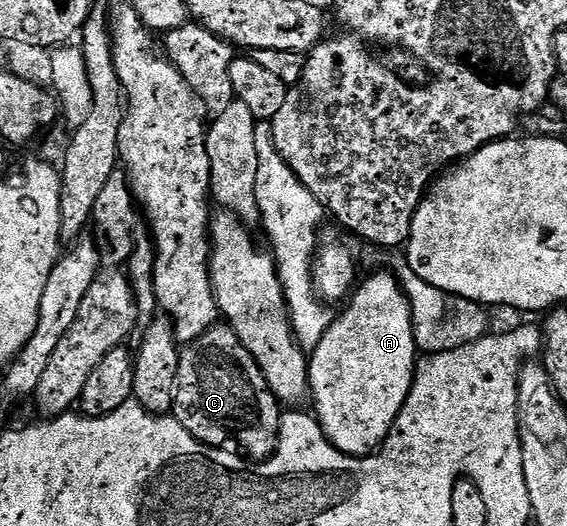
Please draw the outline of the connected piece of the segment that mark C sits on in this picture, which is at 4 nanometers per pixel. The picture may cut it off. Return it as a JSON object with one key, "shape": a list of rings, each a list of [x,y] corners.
{"shape":[[[226,324],[212,326],[197,340],[182,347],[173,416],[199,442],[218,450],[233,450],[252,463],[267,461],[279,446],[281,403],[269,388],[245,344],[241,344],[235,331]]]}

